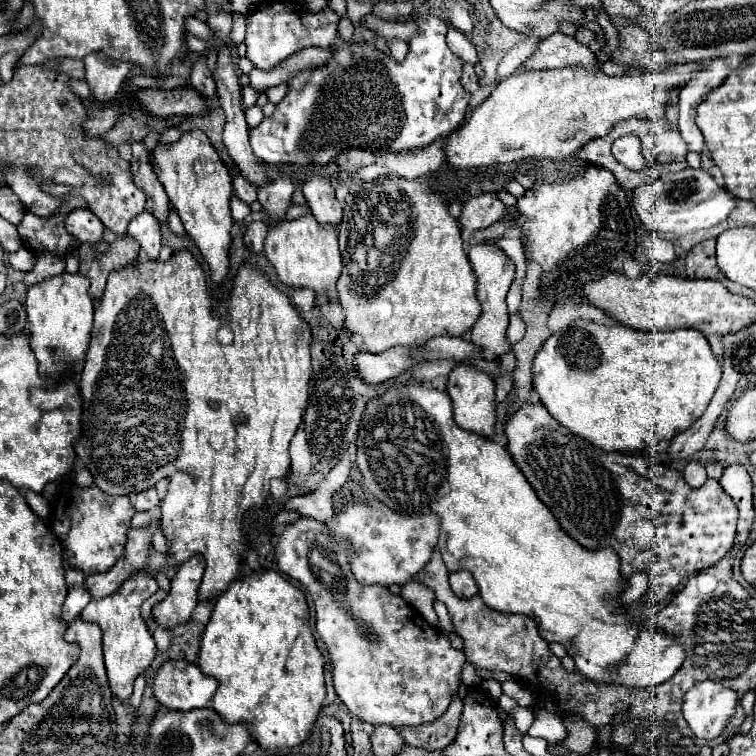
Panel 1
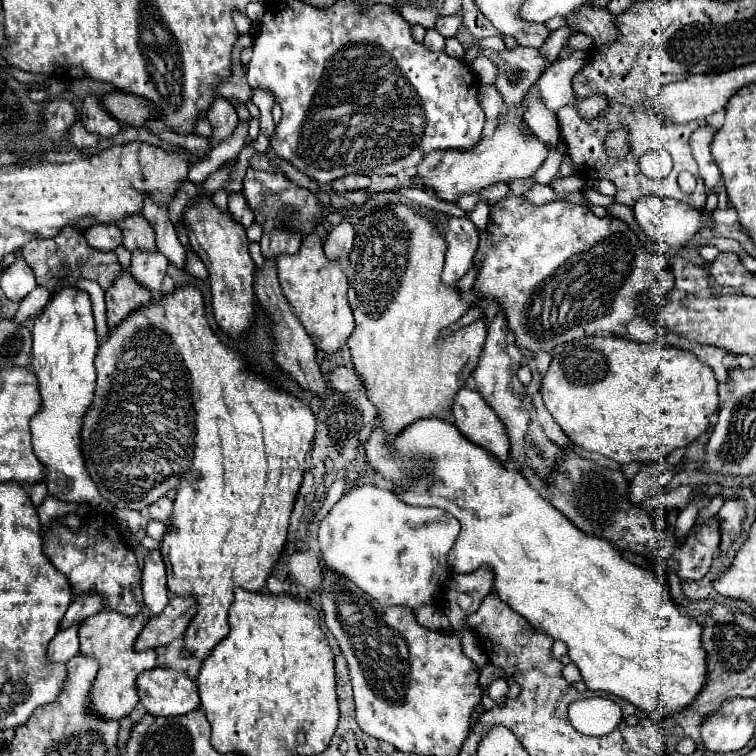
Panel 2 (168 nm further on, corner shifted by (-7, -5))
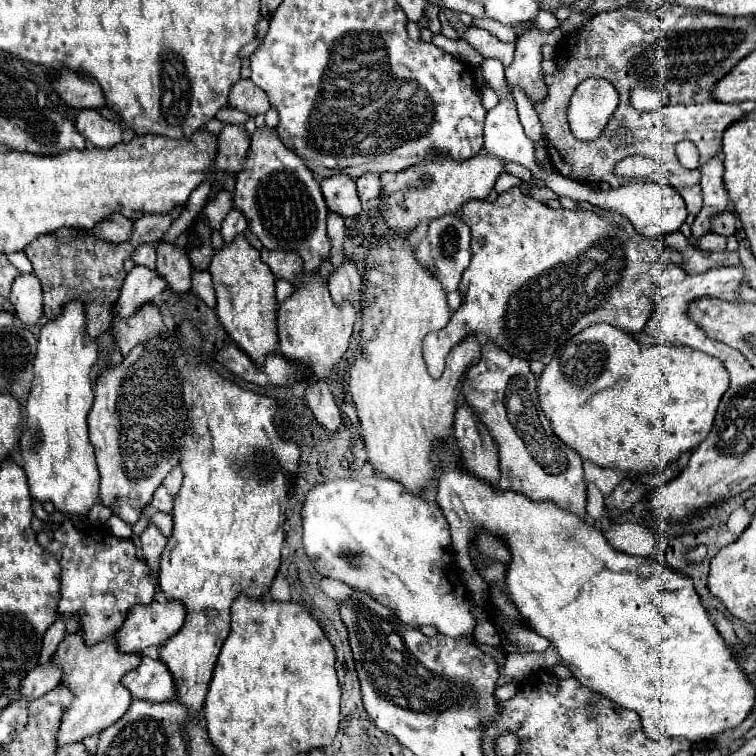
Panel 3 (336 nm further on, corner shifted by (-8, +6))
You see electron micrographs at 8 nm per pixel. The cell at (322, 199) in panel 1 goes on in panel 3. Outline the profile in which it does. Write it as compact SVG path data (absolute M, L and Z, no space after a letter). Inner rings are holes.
M346 258L338 268L332 270L332 274L328 278L328 288L330 288L330 294L336 304L340 304L342 300L360 302L362 284L360 284L356 266L352 264L350 258Z

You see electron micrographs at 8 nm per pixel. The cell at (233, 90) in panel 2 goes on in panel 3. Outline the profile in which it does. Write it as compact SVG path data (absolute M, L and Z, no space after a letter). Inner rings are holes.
M240 78L236 84L232 84L228 104L232 108L238 108L238 110L250 114L250 116L266 112L270 106L264 90L258 88L252 80L244 80L244 78Z

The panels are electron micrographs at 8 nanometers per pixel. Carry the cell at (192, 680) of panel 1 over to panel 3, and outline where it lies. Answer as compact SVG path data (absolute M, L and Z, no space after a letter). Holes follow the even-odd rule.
M144 656L138 668L130 670L122 678L124 686L132 692L134 698L148 702L168 702L176 698L176 684L172 682L172 672L162 660L152 660Z

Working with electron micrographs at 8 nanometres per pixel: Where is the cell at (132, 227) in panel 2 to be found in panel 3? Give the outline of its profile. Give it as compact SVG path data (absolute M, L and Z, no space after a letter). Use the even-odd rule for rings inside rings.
M140 244L134 254L132 254L132 260L134 264L142 264L142 266L148 266L148 268L154 268L156 264L156 250L152 244Z

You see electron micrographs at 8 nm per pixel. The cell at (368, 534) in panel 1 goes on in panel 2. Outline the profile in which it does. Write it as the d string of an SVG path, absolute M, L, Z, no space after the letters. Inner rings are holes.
M359 485L349 489L319 523L319 563L347 579L373 597L381 607L401 605L419 609L423 605L439 605L445 597L445 581L449 579L447 553L459 535L459 521L437 507L413 507L397 499L393 491L375 485Z

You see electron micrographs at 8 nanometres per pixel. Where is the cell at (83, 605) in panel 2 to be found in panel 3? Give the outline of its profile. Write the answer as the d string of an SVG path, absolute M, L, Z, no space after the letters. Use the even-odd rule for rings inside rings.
M70 616L70 618L58 618L44 634L44 644L42 644L42 652L40 652L40 662L46 662L54 652L56 646L62 642L62 638L70 632L76 632L78 628L78 618Z

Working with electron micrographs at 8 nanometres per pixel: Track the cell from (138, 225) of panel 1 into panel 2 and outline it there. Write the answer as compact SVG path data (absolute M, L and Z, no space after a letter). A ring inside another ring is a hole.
M135 251L135 255L131 255L131 257L133 257L131 267L129 267L131 277L139 285L149 289L151 293L157 293L163 277L167 273L167 265L169 265L167 259L163 259L163 255L159 255L159 251L153 251L147 255L143 255L141 251Z

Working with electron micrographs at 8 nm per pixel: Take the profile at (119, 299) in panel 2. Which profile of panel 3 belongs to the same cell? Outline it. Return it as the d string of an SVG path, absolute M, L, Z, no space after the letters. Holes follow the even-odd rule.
M154 302L144 304L144 308L140 308L140 312L134 312L128 320L112 320L112 330L122 356L126 356L138 342L168 334L162 314Z

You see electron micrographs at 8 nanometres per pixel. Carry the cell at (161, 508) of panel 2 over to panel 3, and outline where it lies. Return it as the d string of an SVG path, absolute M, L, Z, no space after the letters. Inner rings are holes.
M160 486L156 492L154 492L154 498L152 498L152 506L160 512L172 512L172 506L174 506L174 498L168 494L166 486Z

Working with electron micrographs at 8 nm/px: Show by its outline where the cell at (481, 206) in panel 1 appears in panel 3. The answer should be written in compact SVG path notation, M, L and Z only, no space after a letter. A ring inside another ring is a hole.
M440 216L440 218L432 220L430 228L428 228L428 236L416 246L416 256L432 272L438 270L438 278L440 278L446 292L456 290L458 284L460 284L462 272L470 264L470 232L468 232L468 224L462 224L460 216Z

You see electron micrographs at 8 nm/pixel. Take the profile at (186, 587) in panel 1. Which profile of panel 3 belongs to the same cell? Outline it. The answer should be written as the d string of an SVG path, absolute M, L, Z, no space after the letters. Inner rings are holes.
M166 600L130 608L124 626L118 630L120 652L142 652L152 644L164 644L184 624L184 604Z

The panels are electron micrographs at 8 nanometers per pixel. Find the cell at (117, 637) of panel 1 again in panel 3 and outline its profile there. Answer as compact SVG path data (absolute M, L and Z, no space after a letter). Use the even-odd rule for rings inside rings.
M82 630L68 634L60 648L54 654L54 662L64 668L62 682L70 686L76 694L76 700L72 706L64 712L60 732L58 732L58 744L70 744L80 742L86 736L92 736L110 724L114 724L120 716L126 714L126 710L132 704L132 694L128 688L122 686L122 676L136 668L142 660L142 654L124 654L116 648L116 634L104 638L100 644L88 646L82 638Z

